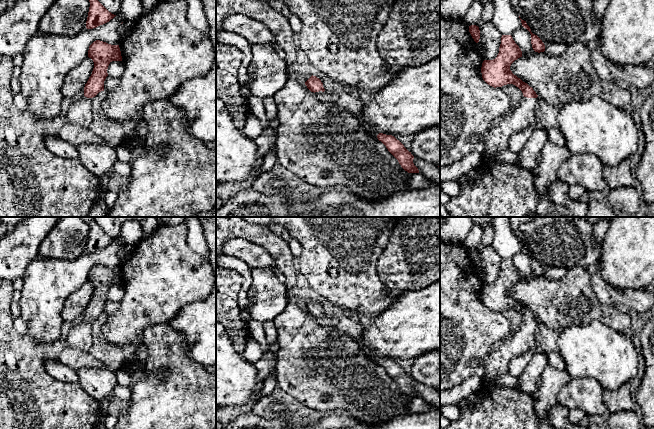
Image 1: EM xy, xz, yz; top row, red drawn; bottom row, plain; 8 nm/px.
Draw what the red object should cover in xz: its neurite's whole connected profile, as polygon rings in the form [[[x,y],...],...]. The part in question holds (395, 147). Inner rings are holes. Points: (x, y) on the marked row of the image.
[[[379,133],[377,135],[388,151],[398,160],[401,167],[408,173],[419,173],[418,168],[414,165],[414,156],[409,152],[404,145],[392,135]]]

